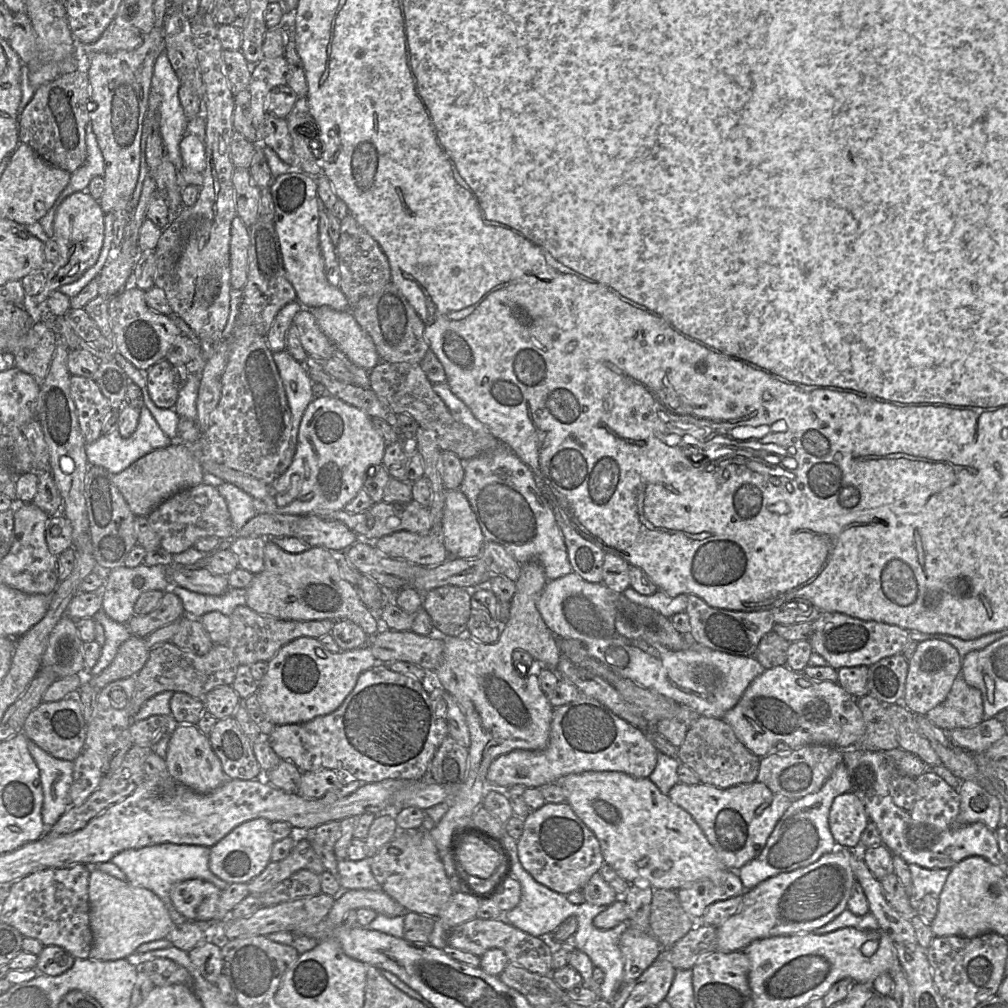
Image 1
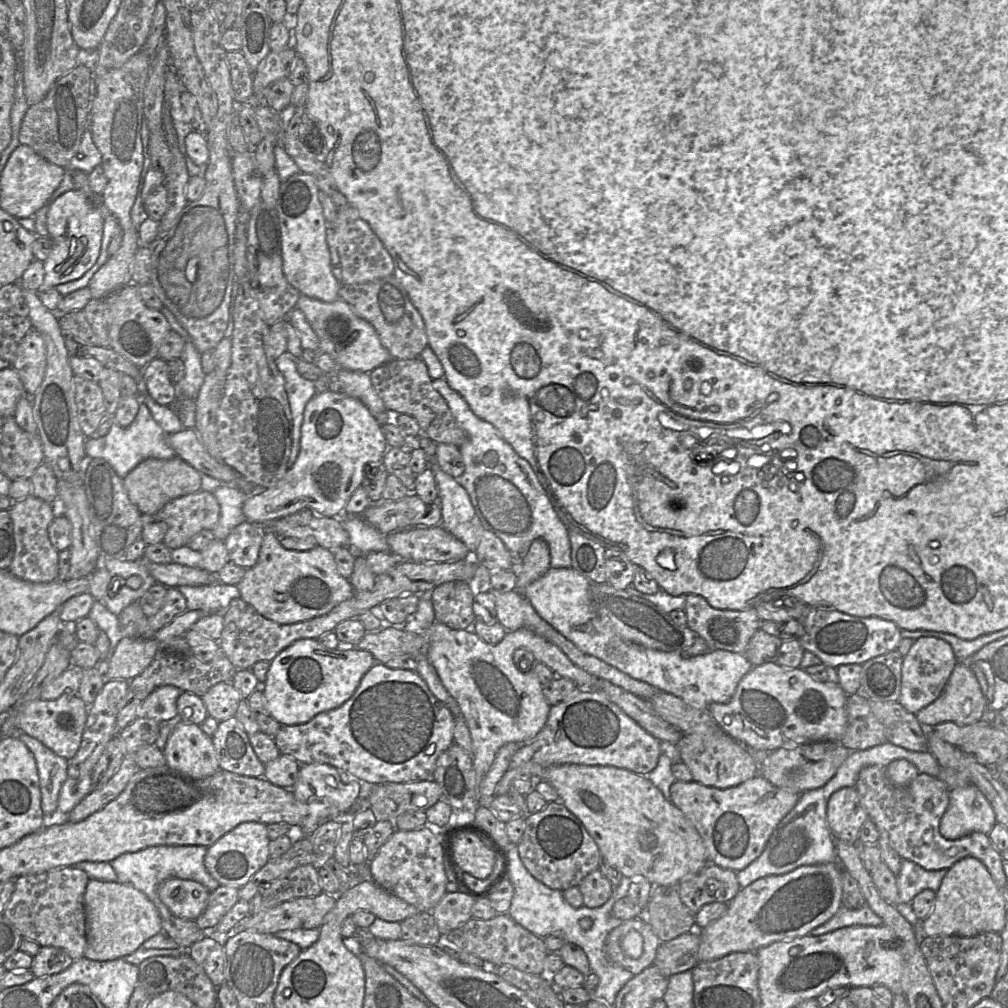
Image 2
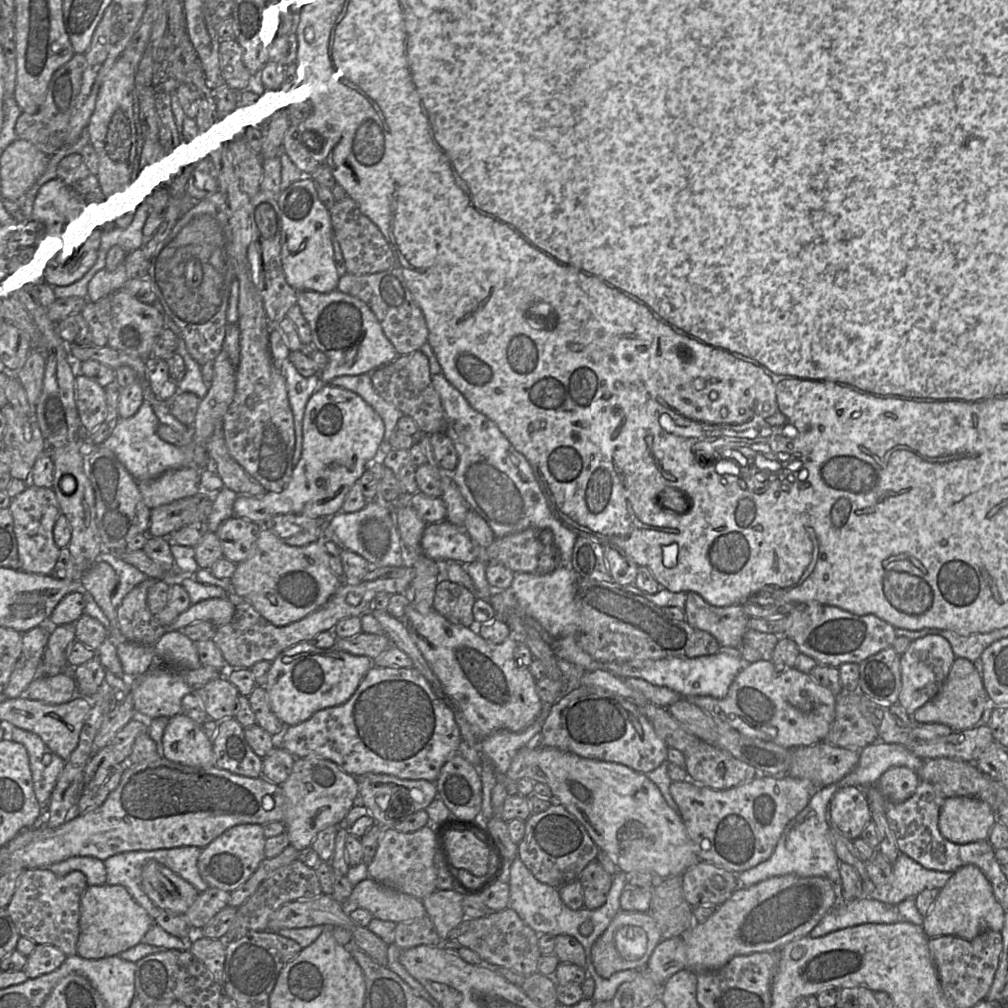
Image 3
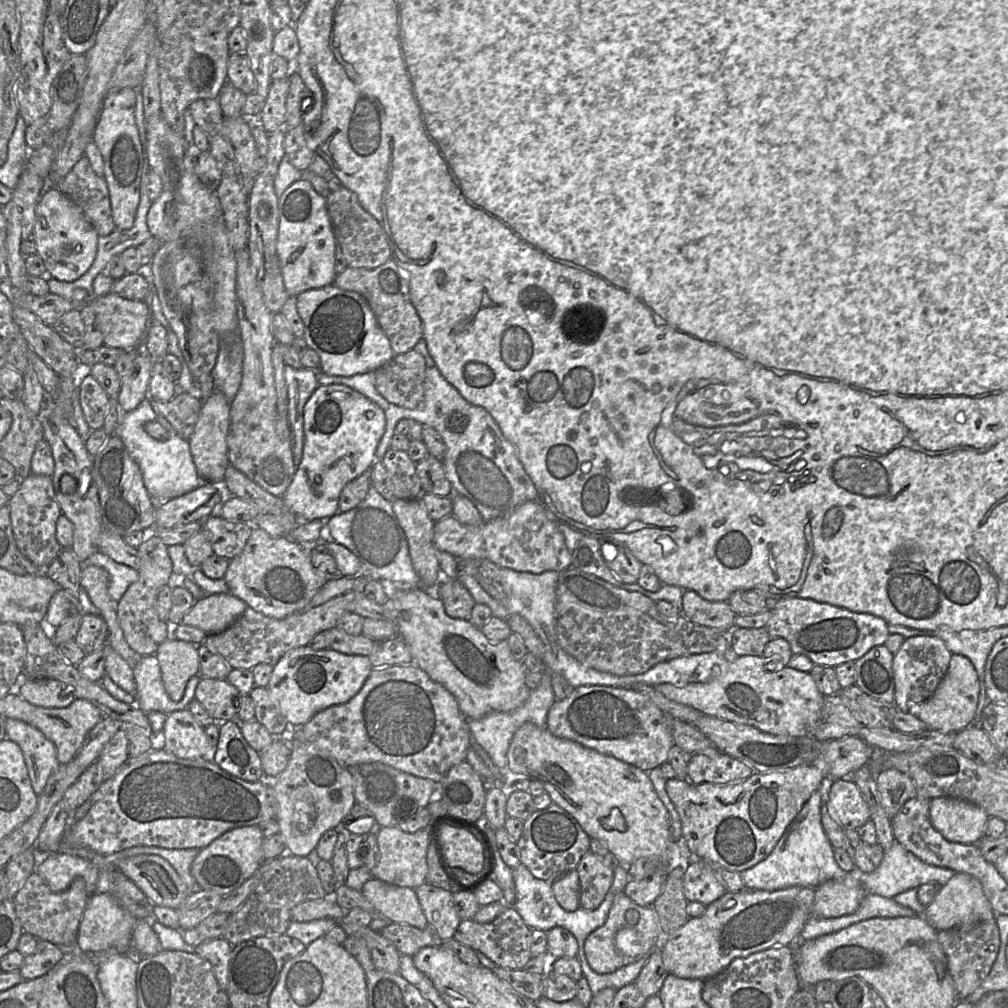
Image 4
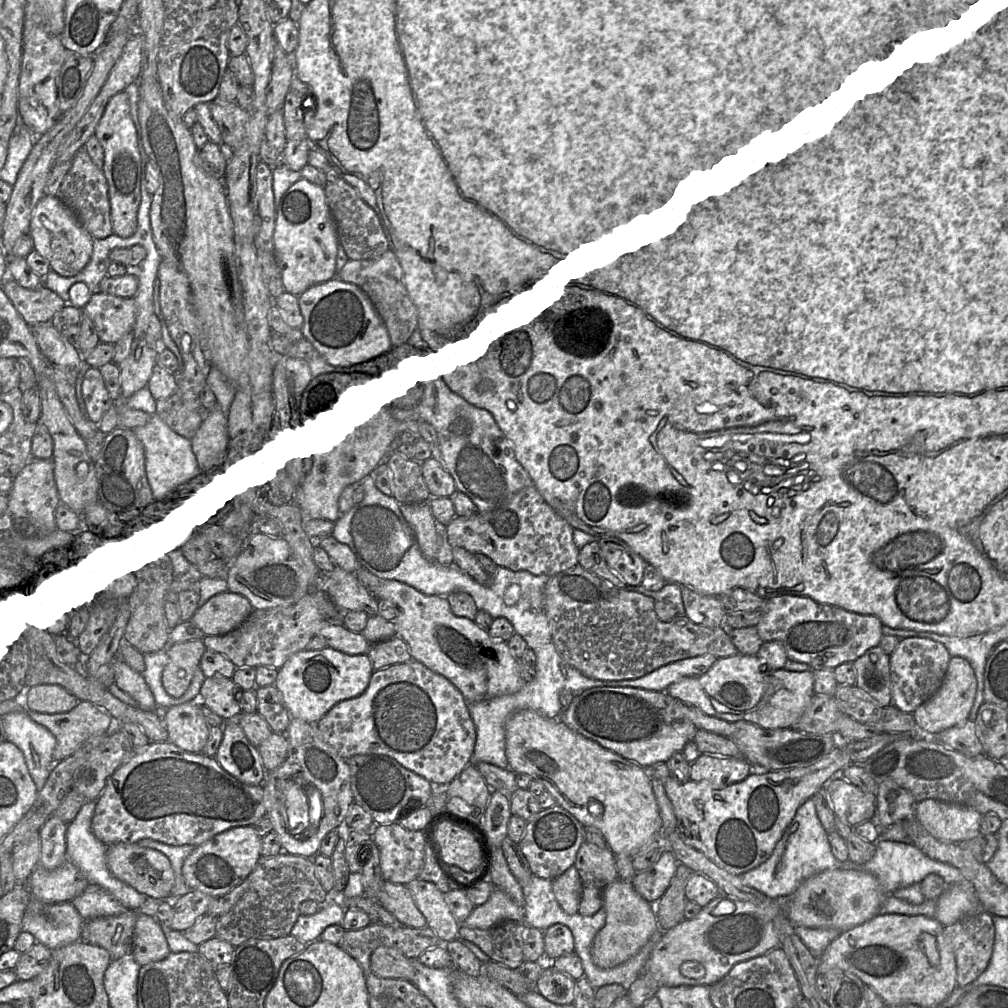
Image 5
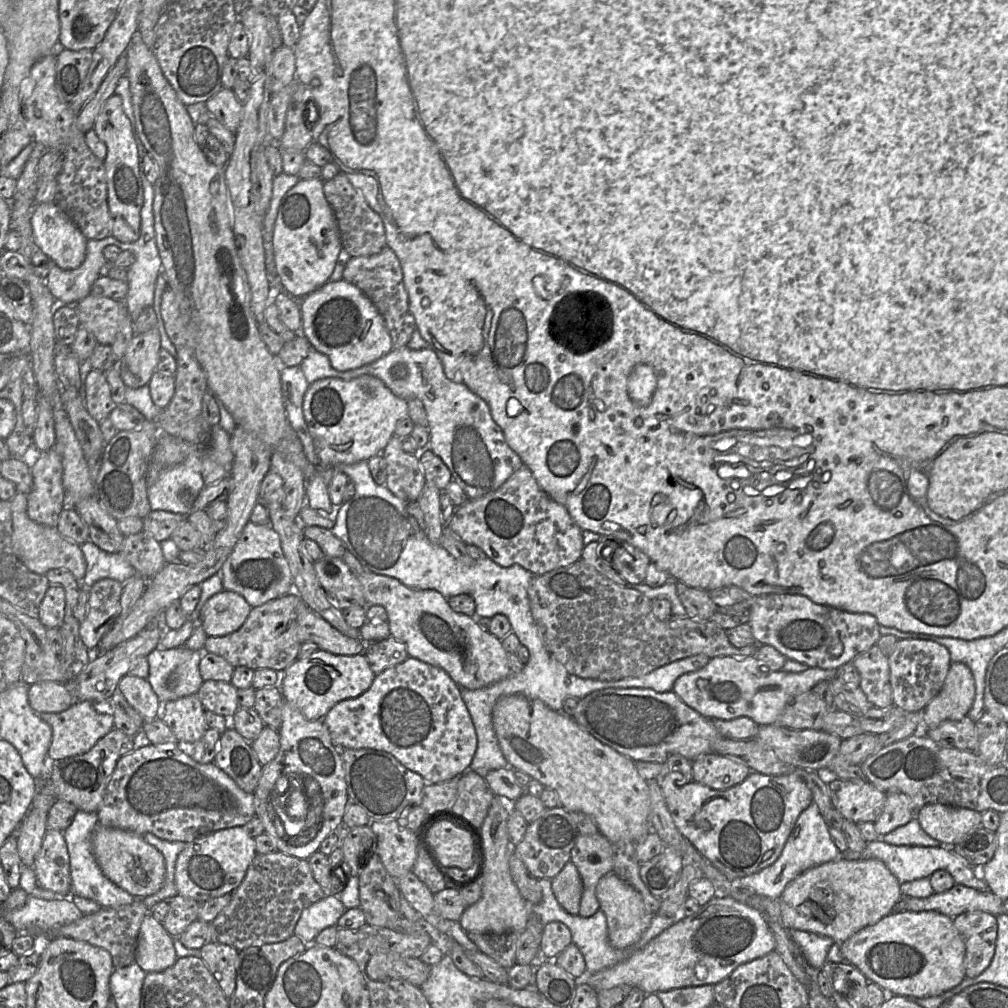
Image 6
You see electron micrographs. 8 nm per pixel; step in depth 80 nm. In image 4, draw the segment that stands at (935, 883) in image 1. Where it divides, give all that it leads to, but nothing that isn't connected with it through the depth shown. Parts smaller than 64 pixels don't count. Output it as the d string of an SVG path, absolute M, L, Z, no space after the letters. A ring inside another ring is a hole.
M894 841L892 846L884 852L879 867L873 872L863 872L856 866L846 874L842 880L847 885L859 885L868 894L875 894L886 898L894 898L896 895L910 889L918 889L927 883L938 883L944 886L955 872L941 867L924 863L914 854L905 849L900 843Z

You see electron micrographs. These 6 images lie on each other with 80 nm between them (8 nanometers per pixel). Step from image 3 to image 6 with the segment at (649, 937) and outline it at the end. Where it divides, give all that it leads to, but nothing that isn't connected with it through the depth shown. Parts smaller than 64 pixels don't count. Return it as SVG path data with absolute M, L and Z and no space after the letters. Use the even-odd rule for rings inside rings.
M613 872L599 880L596 886L596 897L607 919L609 942L616 949L624 949L637 942L654 916L647 908L641 894Z

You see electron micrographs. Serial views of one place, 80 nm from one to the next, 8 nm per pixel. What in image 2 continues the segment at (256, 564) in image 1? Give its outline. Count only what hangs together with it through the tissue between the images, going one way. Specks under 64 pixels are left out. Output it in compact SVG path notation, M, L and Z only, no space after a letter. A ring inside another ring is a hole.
M244 521L225 538L230 562L244 569L253 567L259 556L265 528L262 524Z

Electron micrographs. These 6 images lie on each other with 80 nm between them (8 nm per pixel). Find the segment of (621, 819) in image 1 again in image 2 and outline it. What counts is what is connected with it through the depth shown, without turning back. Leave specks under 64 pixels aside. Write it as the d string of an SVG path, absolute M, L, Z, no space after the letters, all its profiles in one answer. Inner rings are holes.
M527 763L519 768L508 768L496 784L495 795L507 794L512 781L517 778L549 782L556 789L559 800L583 823L594 839L602 860L616 868L625 878L645 878L653 886L678 885L709 863L706 847L695 826L643 775L614 766L564 764L544 768L535 763Z

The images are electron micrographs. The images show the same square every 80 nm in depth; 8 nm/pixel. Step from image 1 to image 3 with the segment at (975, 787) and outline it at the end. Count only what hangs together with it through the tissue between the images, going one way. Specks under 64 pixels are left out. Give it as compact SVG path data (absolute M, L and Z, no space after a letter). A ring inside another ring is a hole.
M946 797L938 827L941 835L956 844L987 840L997 816L990 806L974 797Z

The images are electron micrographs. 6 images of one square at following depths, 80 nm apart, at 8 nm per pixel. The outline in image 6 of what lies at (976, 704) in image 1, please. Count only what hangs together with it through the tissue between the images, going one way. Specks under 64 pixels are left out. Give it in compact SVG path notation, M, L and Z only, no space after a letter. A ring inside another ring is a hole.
M952 662L941 690L922 711L922 729L934 728L946 720L961 720L967 716L974 697L971 670L964 663Z

